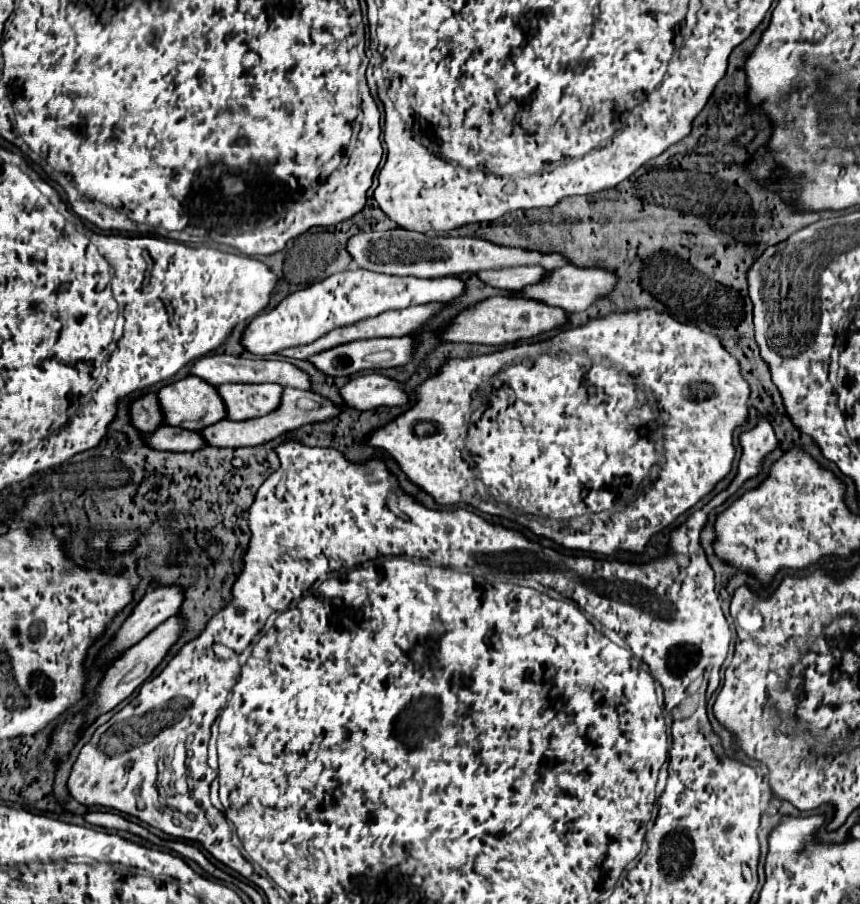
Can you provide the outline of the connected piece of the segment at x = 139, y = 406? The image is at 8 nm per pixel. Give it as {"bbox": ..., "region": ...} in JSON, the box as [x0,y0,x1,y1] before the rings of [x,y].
{"bbox":[130,392,162,432],"region":[[[148,392],[130,404],[130,424],[140,432],[154,432],[162,424],[162,412],[156,394]]]}

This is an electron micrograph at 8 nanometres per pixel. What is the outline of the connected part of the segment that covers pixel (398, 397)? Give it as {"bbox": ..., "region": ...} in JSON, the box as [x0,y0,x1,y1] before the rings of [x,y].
{"bbox":[340,372,408,410],"region":[[[376,372],[350,378],[340,388],[340,396],[342,396],[344,406],[354,408],[354,410],[402,406],[408,402],[408,394],[402,390],[402,384]]]}

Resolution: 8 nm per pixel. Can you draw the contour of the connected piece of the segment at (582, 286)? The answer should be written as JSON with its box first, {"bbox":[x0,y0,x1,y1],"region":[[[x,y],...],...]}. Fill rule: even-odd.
{"bbox":[514,264,614,312],"region":[[[566,264],[566,266],[554,268],[554,270],[546,270],[546,276],[538,284],[530,284],[530,286],[522,288],[520,292],[514,294],[514,298],[536,300],[542,304],[562,308],[566,312],[580,312],[580,310],[586,310],[594,300],[598,300],[598,296],[602,296],[602,292],[610,292],[610,288],[614,288],[614,280],[610,280],[608,272],[584,270],[584,268]]]}

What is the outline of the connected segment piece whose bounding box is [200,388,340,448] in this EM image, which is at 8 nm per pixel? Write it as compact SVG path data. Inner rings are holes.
M284 388L282 398L280 398L280 406L260 418L250 418L244 422L230 422L230 420L220 420L214 426L208 426L204 430L200 430L202 438L206 440L208 446L216 446L216 448L240 448L240 446L258 446L264 444L268 440L274 440L278 436L282 436L284 432L292 432L304 424L314 424L314 422L324 422L328 418L334 418L340 410L326 398L310 392L310 390L296 390L296 388Z

